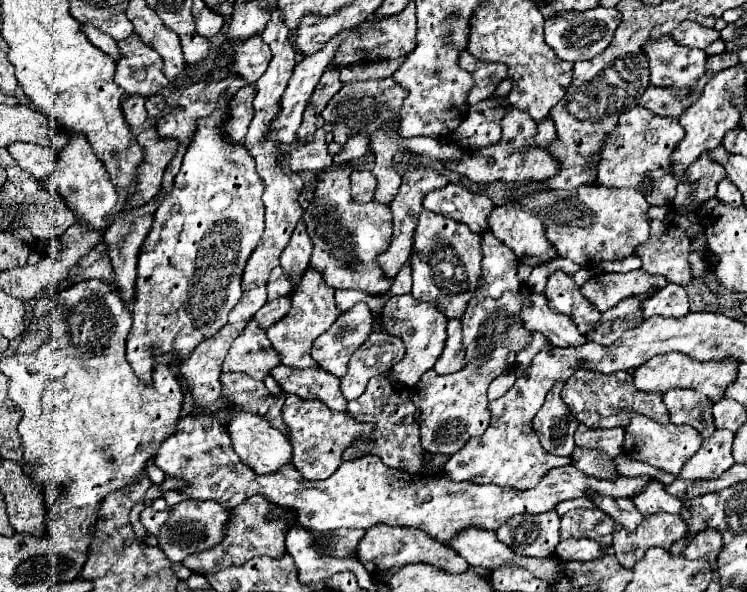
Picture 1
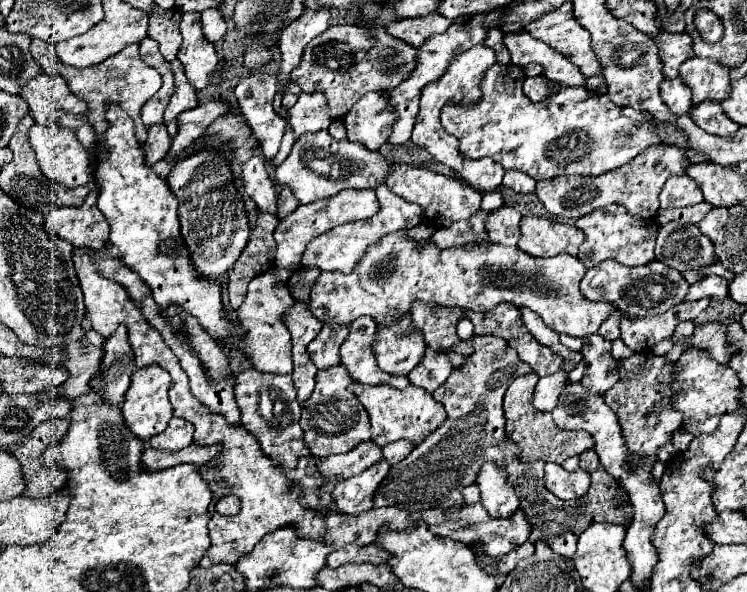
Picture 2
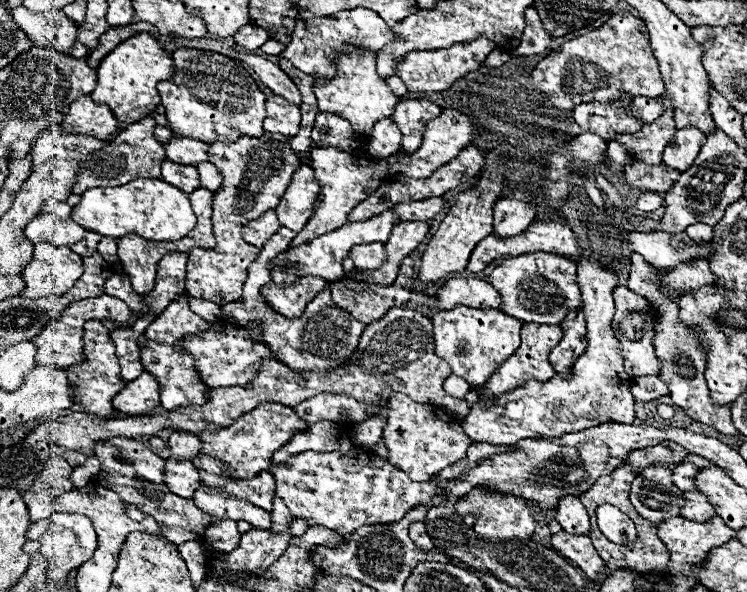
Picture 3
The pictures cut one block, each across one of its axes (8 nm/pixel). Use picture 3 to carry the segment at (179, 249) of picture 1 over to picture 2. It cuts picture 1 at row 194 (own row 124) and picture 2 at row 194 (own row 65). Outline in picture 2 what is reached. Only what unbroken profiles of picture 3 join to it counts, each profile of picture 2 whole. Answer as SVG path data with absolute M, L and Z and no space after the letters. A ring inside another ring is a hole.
M210 150L192 154L172 168L168 186L180 202L178 218L182 224L182 238L192 252L196 270L210 280L220 280L234 266L250 238L242 194L232 186L232 172L226 160Z

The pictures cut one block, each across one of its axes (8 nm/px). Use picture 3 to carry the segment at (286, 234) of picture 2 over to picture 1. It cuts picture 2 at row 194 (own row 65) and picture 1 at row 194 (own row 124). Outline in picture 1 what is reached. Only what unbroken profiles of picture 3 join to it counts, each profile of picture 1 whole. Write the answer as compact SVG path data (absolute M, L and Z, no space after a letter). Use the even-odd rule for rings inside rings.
M354 170L352 172L352 196L356 202L366 204L374 200L374 188L376 188L376 178L372 172L366 170Z

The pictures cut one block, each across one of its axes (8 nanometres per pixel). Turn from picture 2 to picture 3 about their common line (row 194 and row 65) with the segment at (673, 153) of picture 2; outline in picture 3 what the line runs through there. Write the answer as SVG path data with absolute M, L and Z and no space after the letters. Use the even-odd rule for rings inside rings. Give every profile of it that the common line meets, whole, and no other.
M618 12L602 28L564 42L556 52L536 64L530 80L534 88L542 90L560 110L574 110L580 102L618 100L622 92L648 98L664 94L658 62L650 50L648 30L644 22L630 12Z

